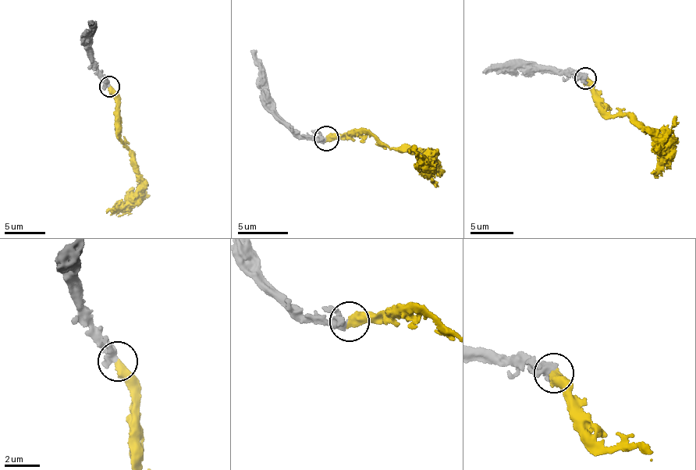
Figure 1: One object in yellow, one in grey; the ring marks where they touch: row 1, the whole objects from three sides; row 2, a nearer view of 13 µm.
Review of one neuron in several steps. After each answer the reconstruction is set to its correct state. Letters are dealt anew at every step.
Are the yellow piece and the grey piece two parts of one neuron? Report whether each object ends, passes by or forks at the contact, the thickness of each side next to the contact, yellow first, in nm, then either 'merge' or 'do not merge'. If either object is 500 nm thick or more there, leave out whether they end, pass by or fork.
550/500 nm | merge

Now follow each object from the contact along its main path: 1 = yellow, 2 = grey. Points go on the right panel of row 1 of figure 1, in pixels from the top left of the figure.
1: (586, 79), (596, 92), (598, 105), (629, 117), (638, 129), (650, 134), (660, 153), (655, 169), (658, 179)
2: (585, 80), (561, 70), (545, 68), (520, 69), (502, 65), (482, 72)

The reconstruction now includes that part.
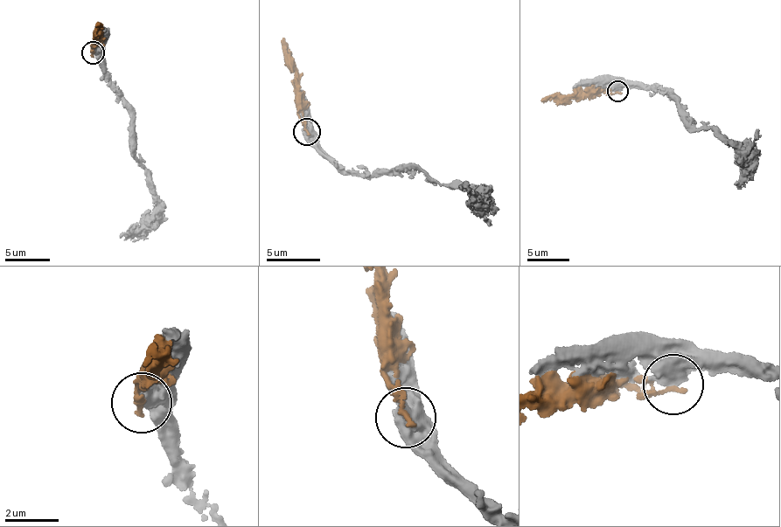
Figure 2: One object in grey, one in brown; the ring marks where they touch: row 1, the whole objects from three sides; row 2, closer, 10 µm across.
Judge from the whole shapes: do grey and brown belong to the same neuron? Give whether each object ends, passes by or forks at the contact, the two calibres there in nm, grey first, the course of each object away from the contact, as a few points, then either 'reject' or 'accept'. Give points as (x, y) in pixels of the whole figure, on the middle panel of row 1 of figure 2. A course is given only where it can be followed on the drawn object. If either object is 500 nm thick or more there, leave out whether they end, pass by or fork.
calibres 700 and 160 nm; course grey (308, 131), (327, 159), (352, 171), (396, 173), (402, 166), (477, 190), (474, 197), (461, 189); course brown (308, 131), (299, 112), (298, 79), (284, 37); reject

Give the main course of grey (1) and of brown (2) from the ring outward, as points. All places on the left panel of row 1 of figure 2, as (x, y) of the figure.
1: (94, 53), (98, 52), (111, 86), (128, 111), (135, 156), (145, 173), (155, 207), (140, 224), (119, 238)
2: (94, 53), (92, 46), (102, 34), (100, 35), (102, 24), (99, 25)

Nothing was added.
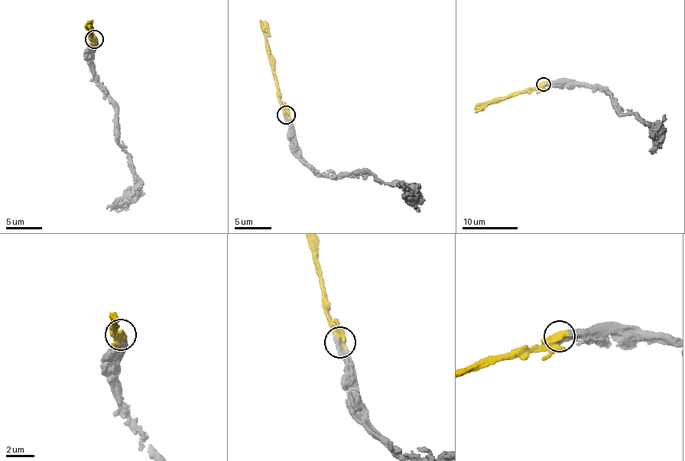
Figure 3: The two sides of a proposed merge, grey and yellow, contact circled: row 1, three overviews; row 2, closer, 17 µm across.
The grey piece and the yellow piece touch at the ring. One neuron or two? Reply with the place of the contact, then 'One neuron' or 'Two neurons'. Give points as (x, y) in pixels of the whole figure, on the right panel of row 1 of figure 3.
Place: (543, 84). One neuron

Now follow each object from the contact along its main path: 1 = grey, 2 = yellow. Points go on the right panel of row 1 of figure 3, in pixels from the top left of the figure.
1: (543, 85), (568, 88), (588, 83), (601, 89), (614, 99), (614, 106), (648, 126), (654, 138), (654, 154)
2: (543, 85), (540, 84), (521, 92), (488, 101), (475, 112)

